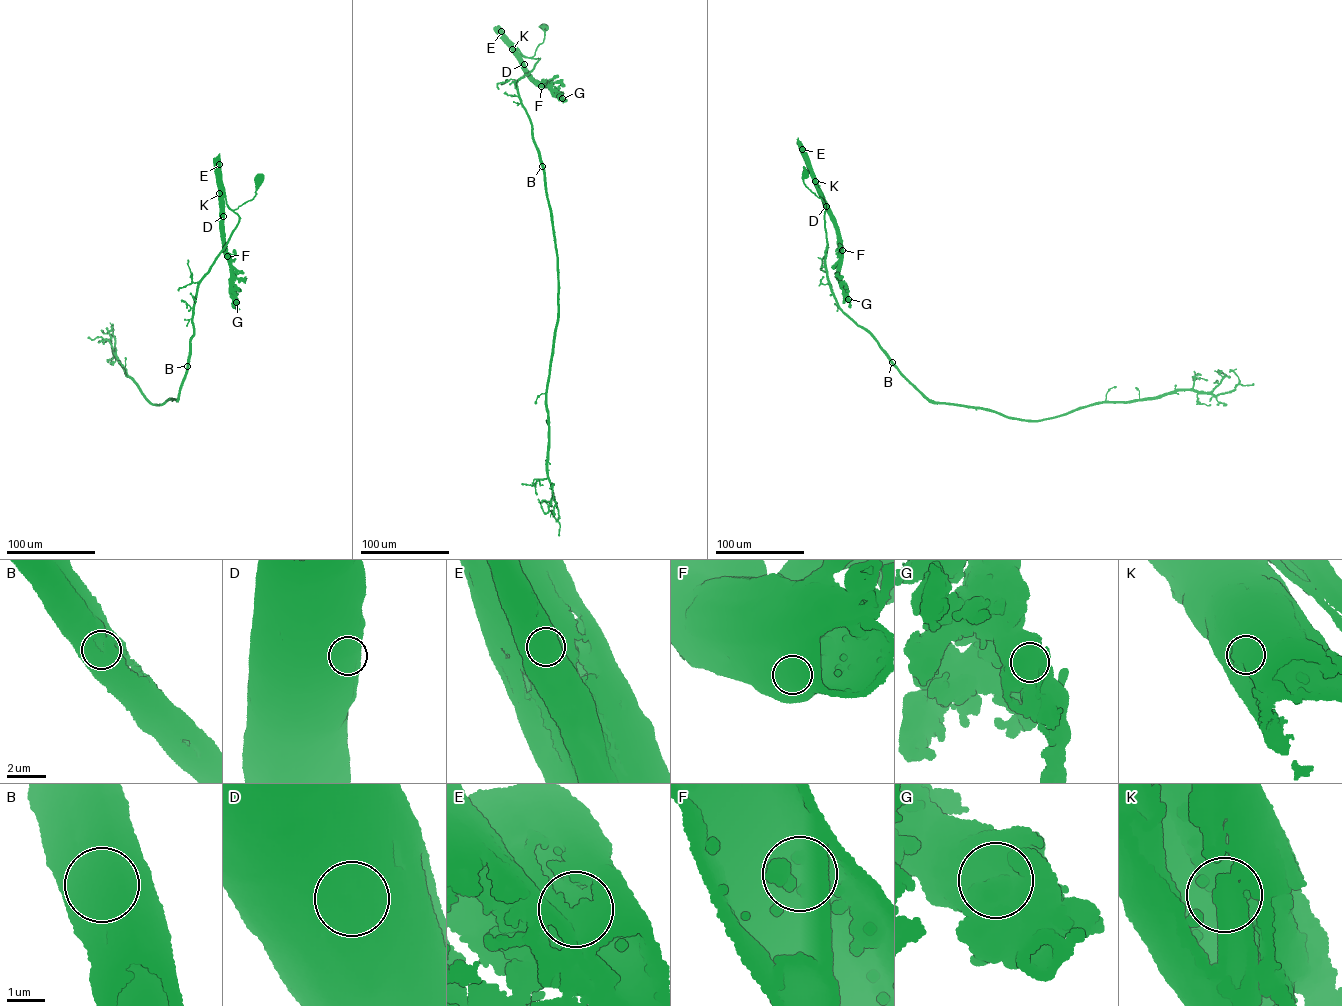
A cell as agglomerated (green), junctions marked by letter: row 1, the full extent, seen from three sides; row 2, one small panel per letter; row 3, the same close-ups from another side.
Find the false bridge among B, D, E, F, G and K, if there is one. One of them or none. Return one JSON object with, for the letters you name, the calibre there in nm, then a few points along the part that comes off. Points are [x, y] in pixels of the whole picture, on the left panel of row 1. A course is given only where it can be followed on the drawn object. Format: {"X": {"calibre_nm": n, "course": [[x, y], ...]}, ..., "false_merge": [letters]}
{"E": {"calibre_nm": 1300, "course": [[219, 164], [226, 202], [238, 223], [198, 285], [177, 400], [155, 404], [145, 398], [112, 351], [110, 327]]}, "false_merge": ["E"]}

